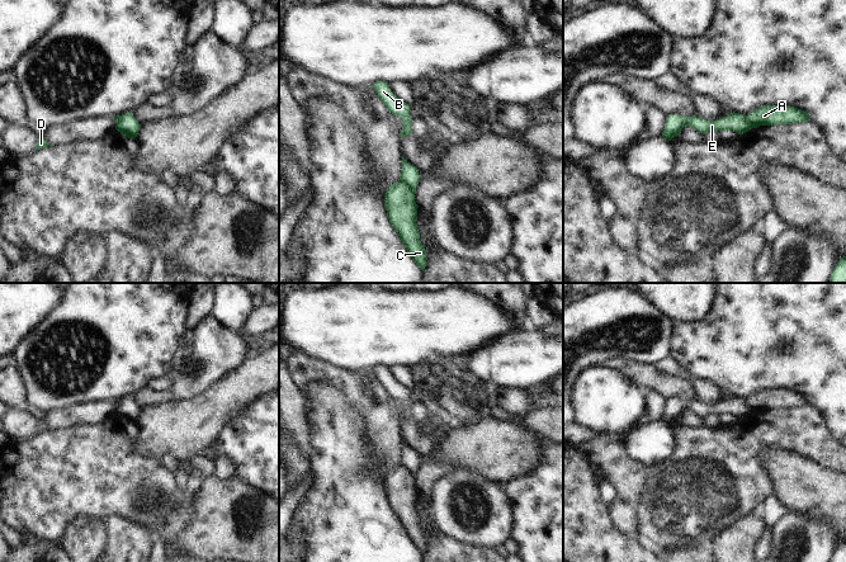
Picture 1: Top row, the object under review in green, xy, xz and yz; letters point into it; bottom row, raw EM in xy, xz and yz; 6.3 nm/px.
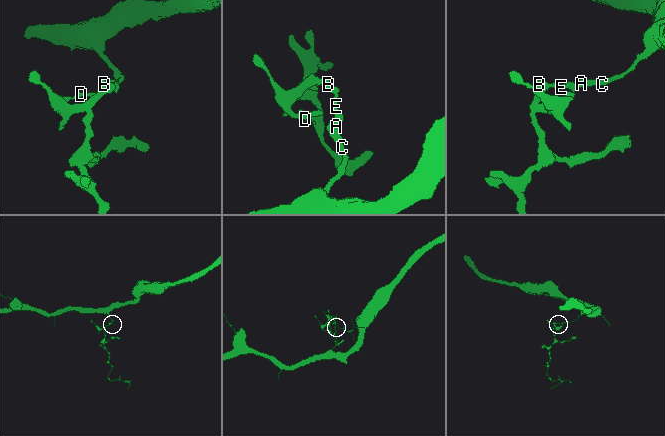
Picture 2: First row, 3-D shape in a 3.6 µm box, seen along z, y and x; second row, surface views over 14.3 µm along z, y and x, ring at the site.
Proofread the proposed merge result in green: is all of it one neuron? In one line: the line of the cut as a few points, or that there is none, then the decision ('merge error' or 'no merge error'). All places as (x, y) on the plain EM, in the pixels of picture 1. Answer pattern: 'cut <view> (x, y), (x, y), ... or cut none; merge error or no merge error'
cut xz (401, 464), (414, 475); merge error

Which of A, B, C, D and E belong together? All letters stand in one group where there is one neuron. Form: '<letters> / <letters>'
A C / B D E

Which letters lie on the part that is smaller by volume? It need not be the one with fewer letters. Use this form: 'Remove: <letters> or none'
Remove: B, D, E

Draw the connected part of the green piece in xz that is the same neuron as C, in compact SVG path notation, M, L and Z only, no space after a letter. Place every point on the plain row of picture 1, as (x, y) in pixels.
M397 466L387 472L384 478L384 491L391 510L400 520L405 533L424 556L426 551L426 534L419 520L417 488L415 474L403 466Z

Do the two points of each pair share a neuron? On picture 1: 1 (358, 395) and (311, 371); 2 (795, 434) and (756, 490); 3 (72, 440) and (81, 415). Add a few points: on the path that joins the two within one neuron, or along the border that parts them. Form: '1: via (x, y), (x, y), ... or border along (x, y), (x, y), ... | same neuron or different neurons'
1: via (346, 383), (336, 376), (322, 371) | same neuron
2: via (775, 434), (771, 434), (755, 450), (755, 470) | same neuron
3: border along (107, 418), (98, 425), (74, 425), (51, 430) | different neurons

